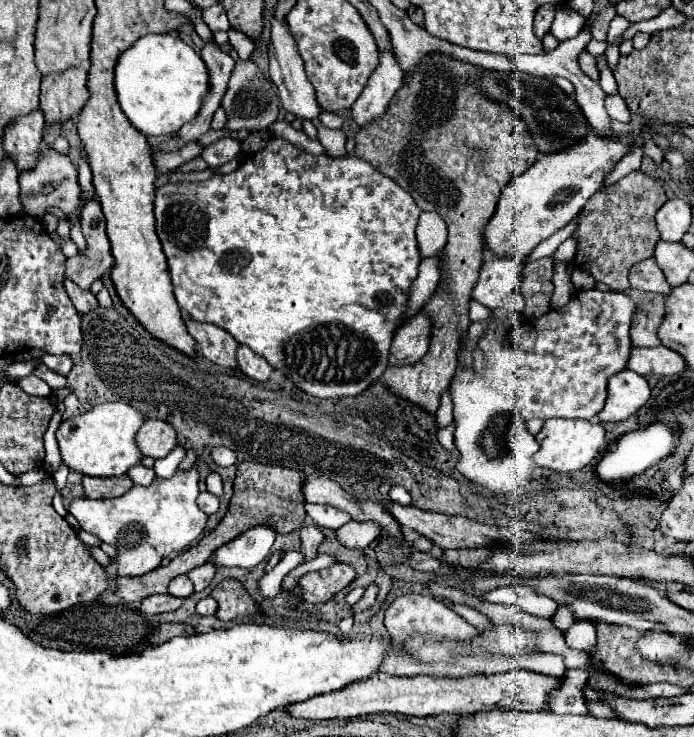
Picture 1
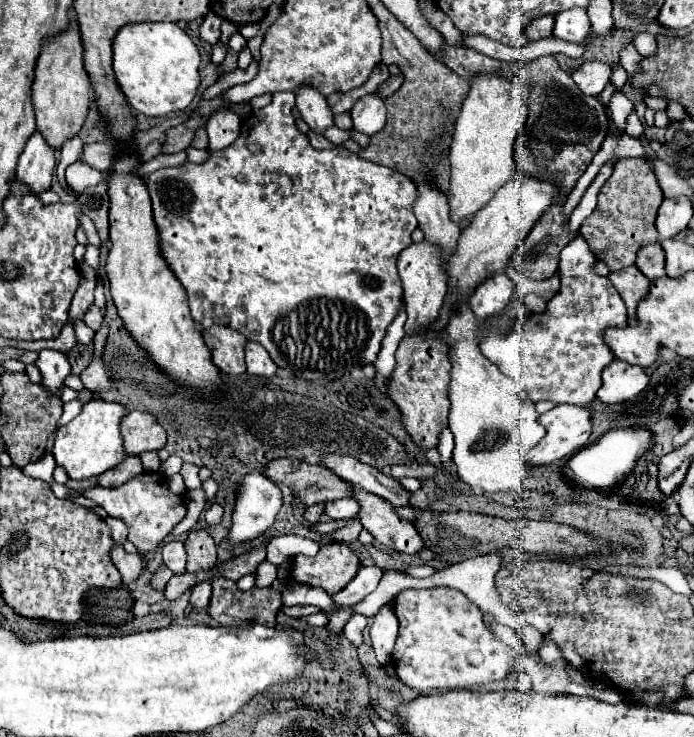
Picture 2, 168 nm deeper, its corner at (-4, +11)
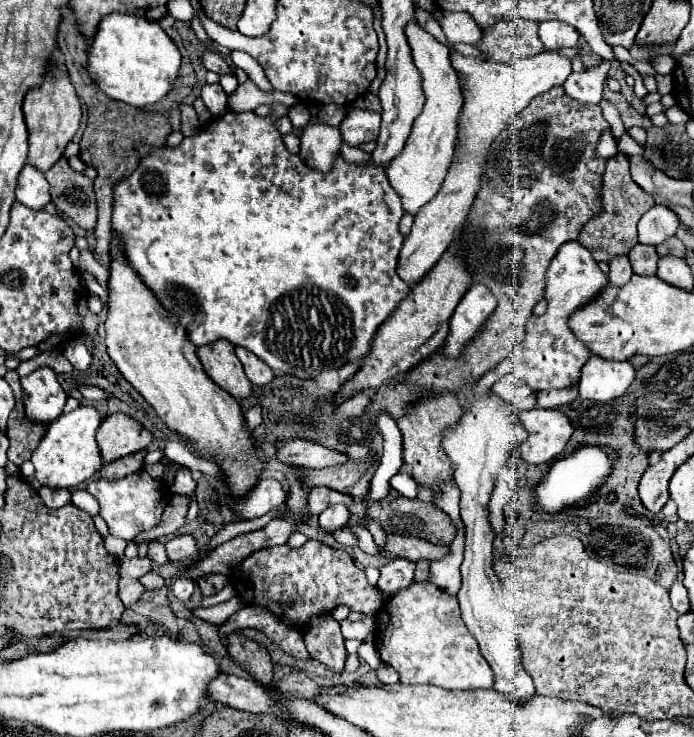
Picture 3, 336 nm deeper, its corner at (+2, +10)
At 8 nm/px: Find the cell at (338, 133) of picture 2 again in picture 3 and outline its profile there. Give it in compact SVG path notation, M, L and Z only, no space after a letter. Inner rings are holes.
M343 143L343 147L341 147L341 157L345 157L345 163L349 163L349 165L365 165L365 163L369 163L369 153L365 153L363 149L349 147L347 143Z

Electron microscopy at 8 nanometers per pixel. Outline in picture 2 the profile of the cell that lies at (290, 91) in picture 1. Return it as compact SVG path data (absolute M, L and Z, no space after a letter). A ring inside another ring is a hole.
M303 84L295 90L297 98L297 110L301 112L301 118L309 124L311 130L323 134L333 124L333 112L327 106L327 98L315 90L311 84Z

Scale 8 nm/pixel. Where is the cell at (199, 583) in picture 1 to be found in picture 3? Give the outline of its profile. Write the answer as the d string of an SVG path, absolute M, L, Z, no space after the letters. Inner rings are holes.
M177 535L177 537L169 539L165 543L165 549L167 549L167 557L171 561L183 561L187 557L197 555L197 545L191 535Z

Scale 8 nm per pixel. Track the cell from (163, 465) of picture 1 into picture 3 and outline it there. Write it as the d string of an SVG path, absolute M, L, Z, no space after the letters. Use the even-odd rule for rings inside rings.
M253 405L247 413L245 413L245 421L249 425L249 429L255 429L257 425L261 425L261 405Z

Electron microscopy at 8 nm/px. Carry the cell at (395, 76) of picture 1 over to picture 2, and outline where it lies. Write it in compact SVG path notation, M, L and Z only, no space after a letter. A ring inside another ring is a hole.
M379 94L363 96L351 108L351 118L353 118L355 130L359 130L363 134L369 134L369 136L383 128L385 114L387 114L385 98L379 96Z

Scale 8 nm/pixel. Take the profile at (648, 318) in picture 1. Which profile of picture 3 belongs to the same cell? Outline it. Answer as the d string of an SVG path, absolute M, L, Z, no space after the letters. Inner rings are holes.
M619 255L619 257L611 259L609 261L609 267L611 267L611 271L609 271L607 277L609 277L609 281L613 285L623 287L625 283L629 283L629 279L633 275L633 269L631 269L631 263L629 263L629 257L627 255Z

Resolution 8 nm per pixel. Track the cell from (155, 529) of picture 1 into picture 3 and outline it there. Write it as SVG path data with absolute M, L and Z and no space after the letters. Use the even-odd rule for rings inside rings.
M143 469L127 475L125 479L117 479L117 481L107 481L103 477L95 479L87 485L87 491L93 497L97 497L99 505L101 505L99 515L105 519L109 533L115 537L121 537L125 541L133 541L141 531L153 529L161 521L161 513L171 499L167 483L163 479L153 479Z

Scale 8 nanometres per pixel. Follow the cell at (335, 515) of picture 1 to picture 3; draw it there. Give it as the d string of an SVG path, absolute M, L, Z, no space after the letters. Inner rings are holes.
M331 505L319 515L319 527L325 533L335 533L349 525L349 511L345 505Z

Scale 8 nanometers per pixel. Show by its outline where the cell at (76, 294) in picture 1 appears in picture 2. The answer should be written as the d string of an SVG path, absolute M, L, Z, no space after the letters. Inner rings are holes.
M91 304L91 308L85 312L83 320L85 320L85 324L87 324L91 330L97 332L99 326L101 326L101 322L103 322L103 312L101 312L101 308L95 306L95 304Z

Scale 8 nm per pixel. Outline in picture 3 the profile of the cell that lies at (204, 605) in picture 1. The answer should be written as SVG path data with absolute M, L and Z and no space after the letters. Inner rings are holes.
M179 577L175 583L173 583L173 595L181 601L189 601L191 593L193 593L195 585L191 579L185 579L185 577Z

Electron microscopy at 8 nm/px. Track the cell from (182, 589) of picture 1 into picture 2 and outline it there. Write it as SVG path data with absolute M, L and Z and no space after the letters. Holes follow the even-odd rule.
M179 540L167 542L163 546L163 562L173 574L183 574L185 572L185 562L187 562L183 542L179 542Z

